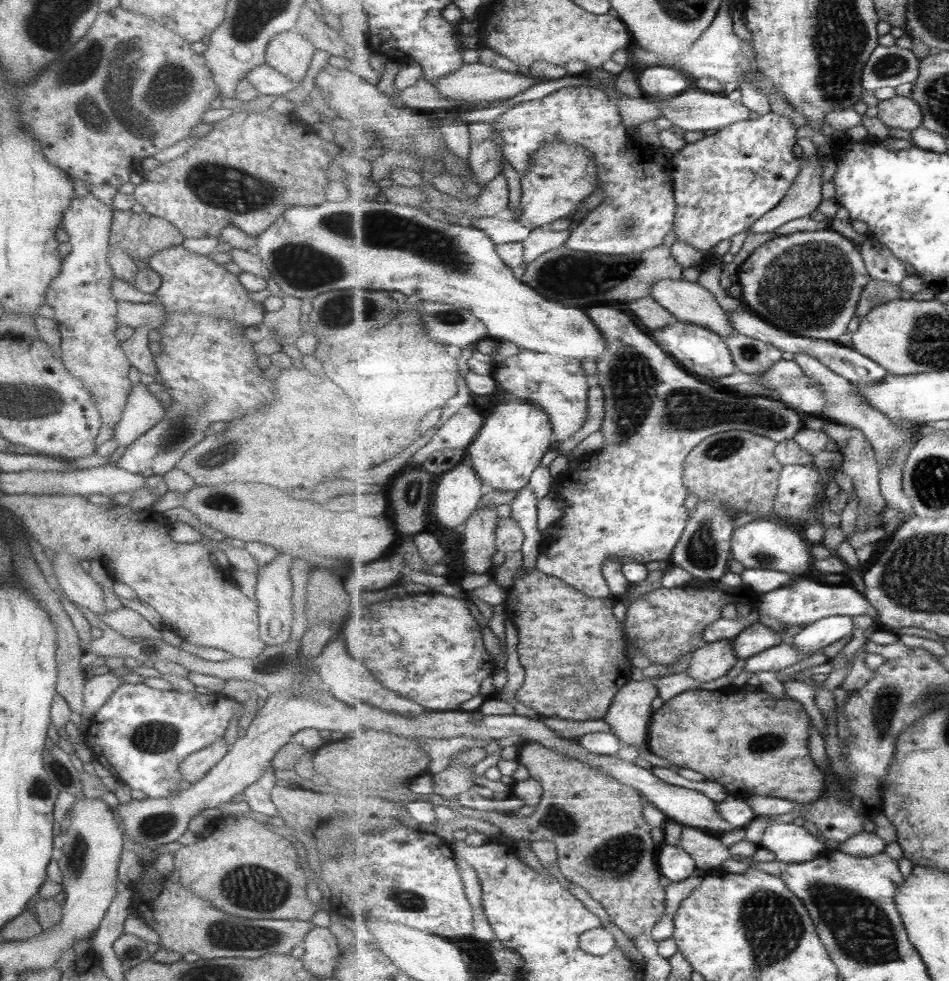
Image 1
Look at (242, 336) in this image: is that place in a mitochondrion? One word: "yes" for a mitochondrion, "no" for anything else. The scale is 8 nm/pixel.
no

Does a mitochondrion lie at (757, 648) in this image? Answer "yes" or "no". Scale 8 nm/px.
no

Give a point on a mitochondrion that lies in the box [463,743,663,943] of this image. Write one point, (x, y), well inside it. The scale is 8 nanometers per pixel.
(618, 857)

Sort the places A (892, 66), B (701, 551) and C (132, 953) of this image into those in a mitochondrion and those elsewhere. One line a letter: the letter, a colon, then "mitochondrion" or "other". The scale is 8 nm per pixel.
A: mitochondrion
B: mitochondrion
C: mitochondrion

